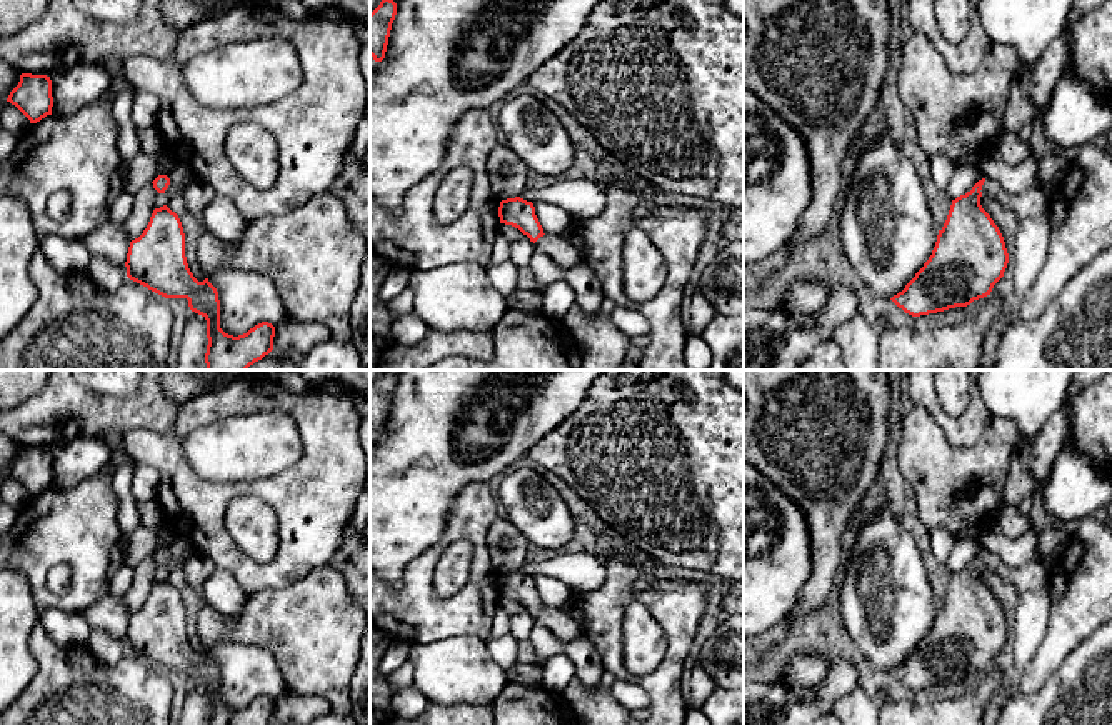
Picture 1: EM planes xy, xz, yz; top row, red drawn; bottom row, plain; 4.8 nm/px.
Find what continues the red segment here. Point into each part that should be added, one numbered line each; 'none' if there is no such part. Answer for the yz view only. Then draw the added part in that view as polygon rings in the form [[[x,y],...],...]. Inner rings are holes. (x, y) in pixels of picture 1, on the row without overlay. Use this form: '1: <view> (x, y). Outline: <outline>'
1: yz (1027, 577). Outline: [[[985,552],[980,565],[984,570],[994,572],[1002,580],[1012,583],[1020,593],[1040,585],[1042,573],[1037,560],[1019,568],[1010,568],[997,555]]]

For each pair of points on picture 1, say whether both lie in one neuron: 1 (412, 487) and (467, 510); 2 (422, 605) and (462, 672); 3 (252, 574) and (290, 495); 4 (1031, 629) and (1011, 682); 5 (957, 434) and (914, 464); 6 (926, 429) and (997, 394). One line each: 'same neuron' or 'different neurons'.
1: different neurons
2: different neurons
3: same neuron
4: same neuron
5: different neurons
6: different neurons

